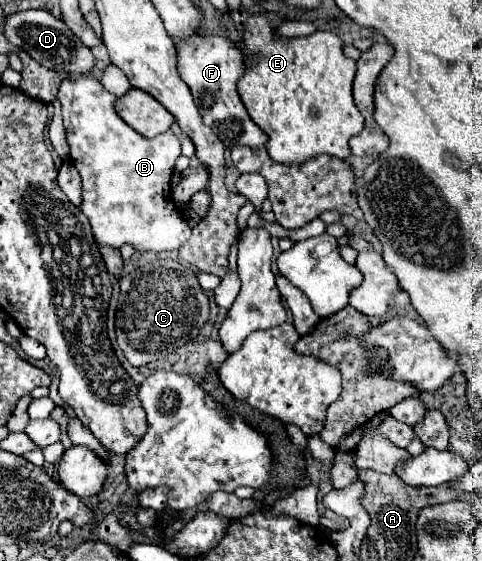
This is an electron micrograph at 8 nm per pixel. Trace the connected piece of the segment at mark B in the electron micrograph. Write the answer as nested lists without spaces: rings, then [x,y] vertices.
[[[79,76],[75,80],[69,78],[61,82],[57,100],[61,102],[61,118],[67,132],[71,160],[81,174],[81,210],[89,218],[97,244],[111,248],[131,244],[137,252],[169,252],[187,242],[191,226],[171,200],[171,176],[175,160],[181,156],[181,140],[171,130],[159,134],[157,138],[143,138],[139,132],[129,128],[113,108],[115,96],[93,76]]]

